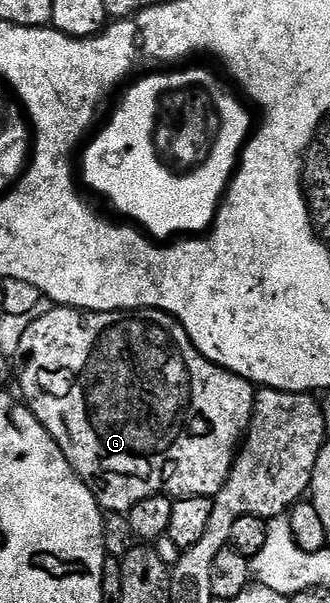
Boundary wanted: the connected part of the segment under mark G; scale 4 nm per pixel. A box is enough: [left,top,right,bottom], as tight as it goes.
[17,306,257,513]

